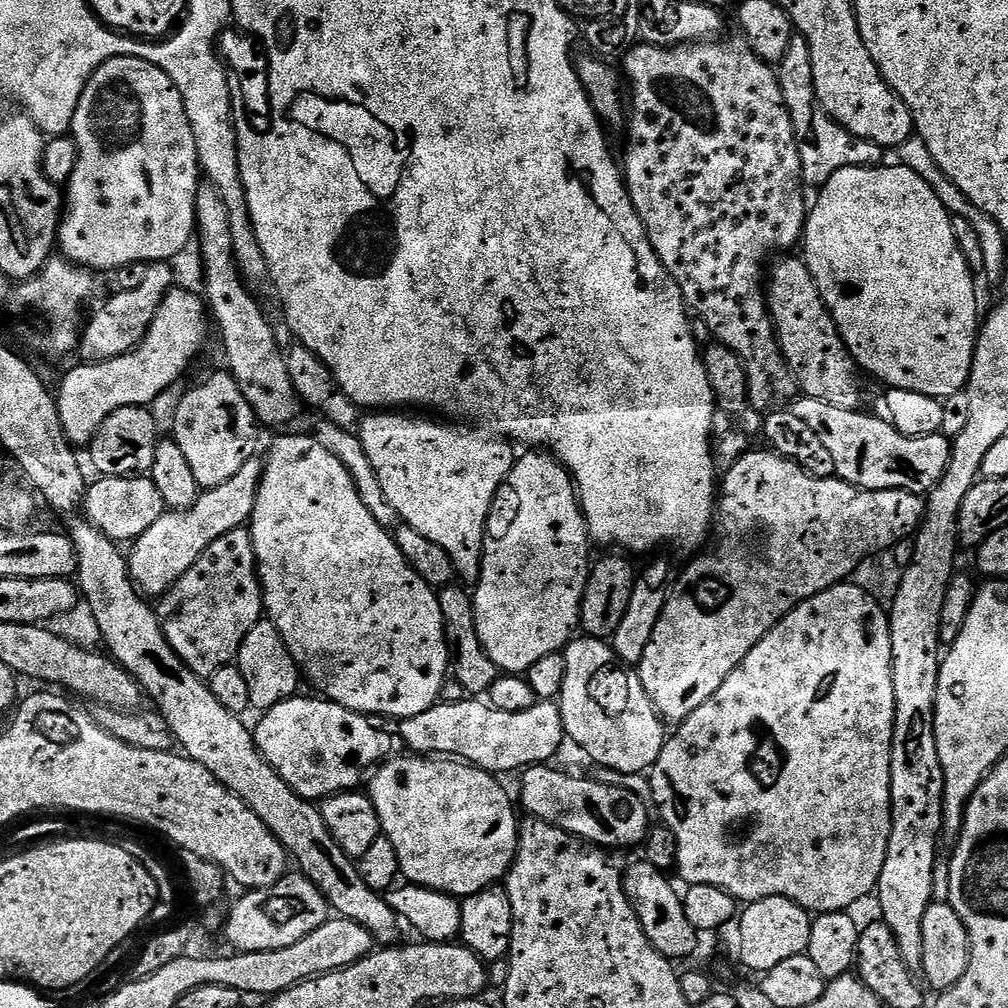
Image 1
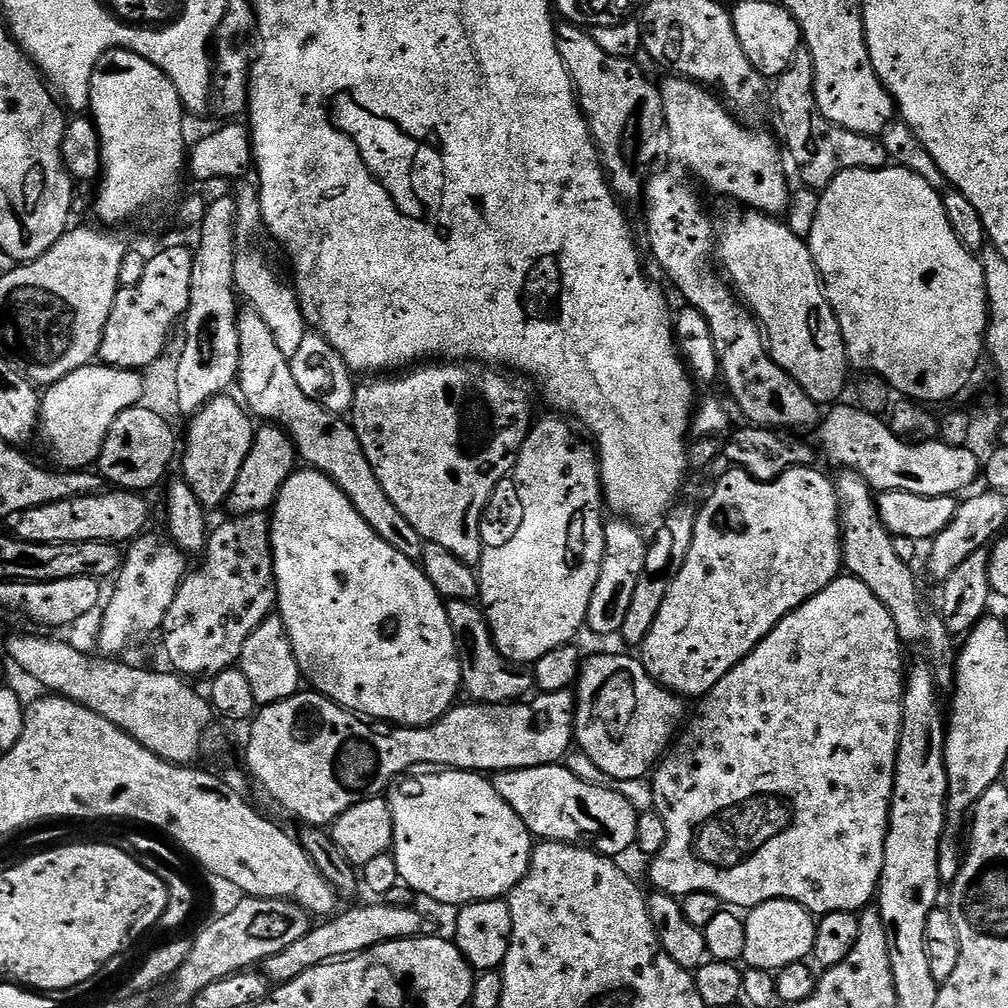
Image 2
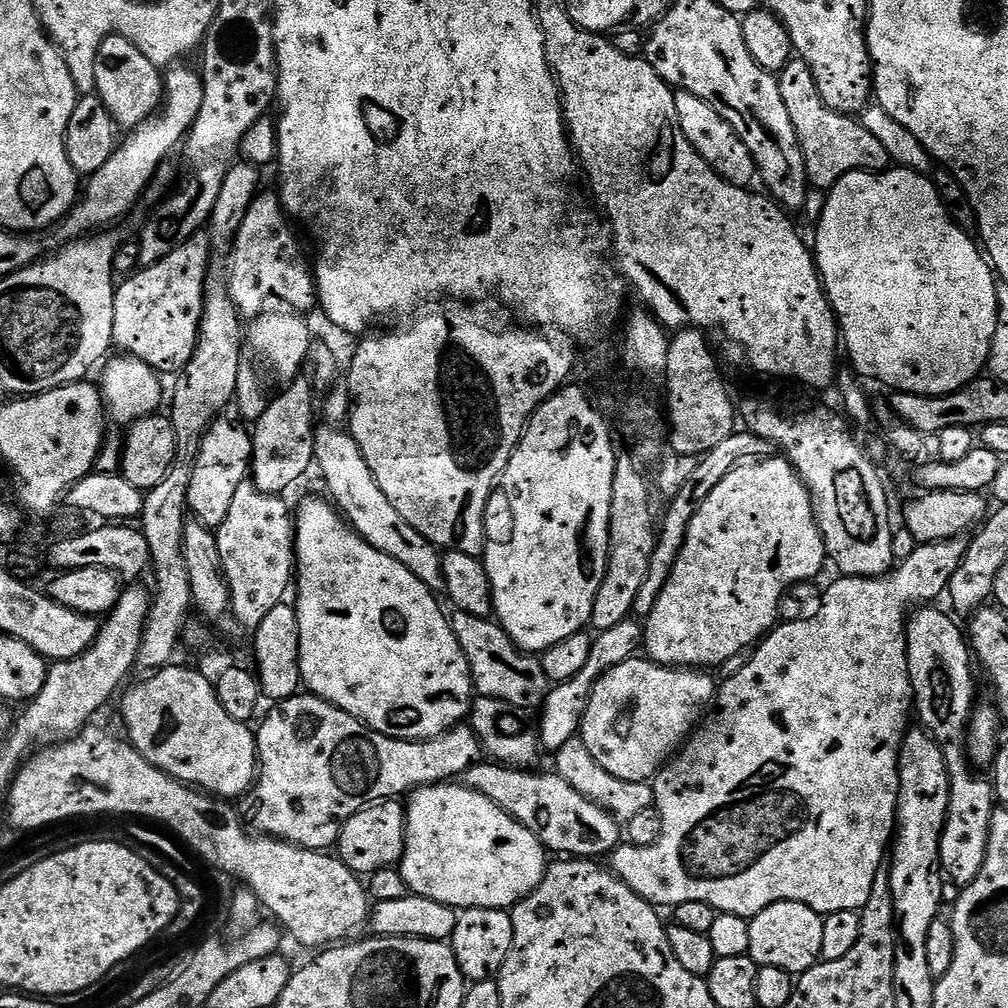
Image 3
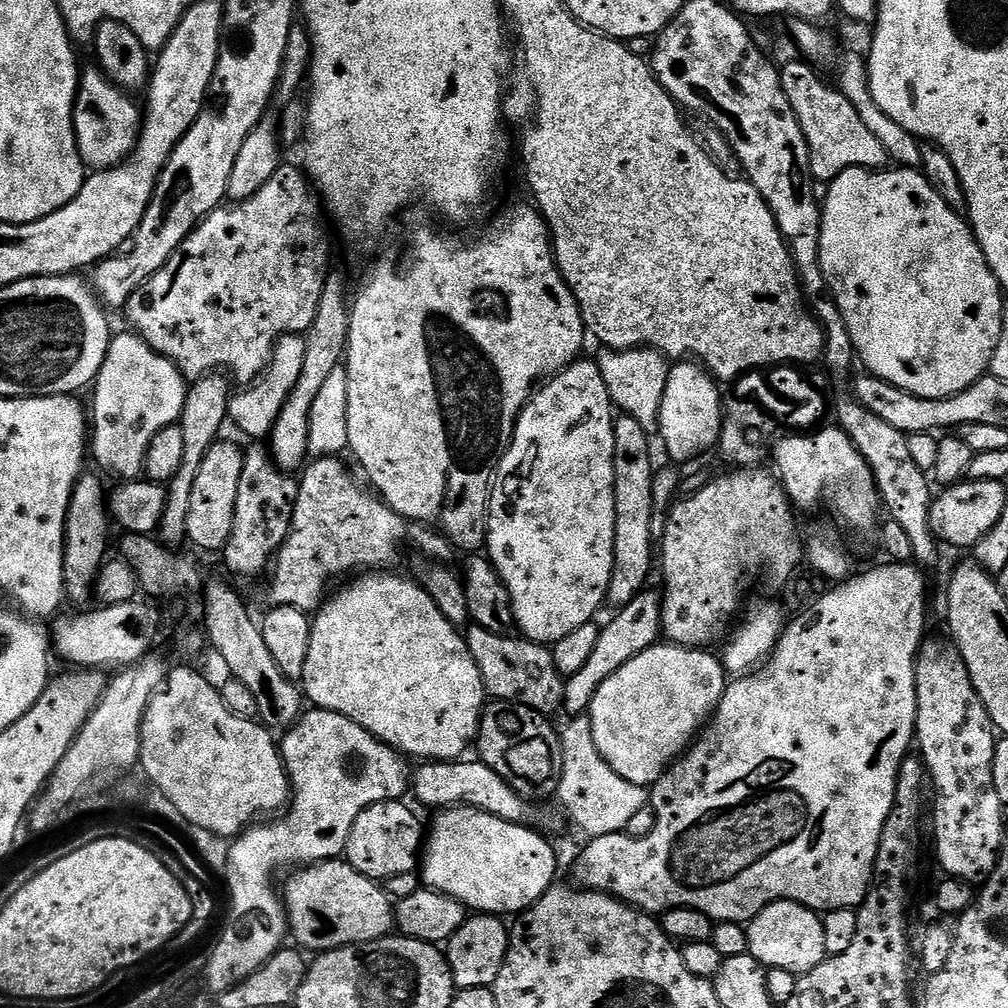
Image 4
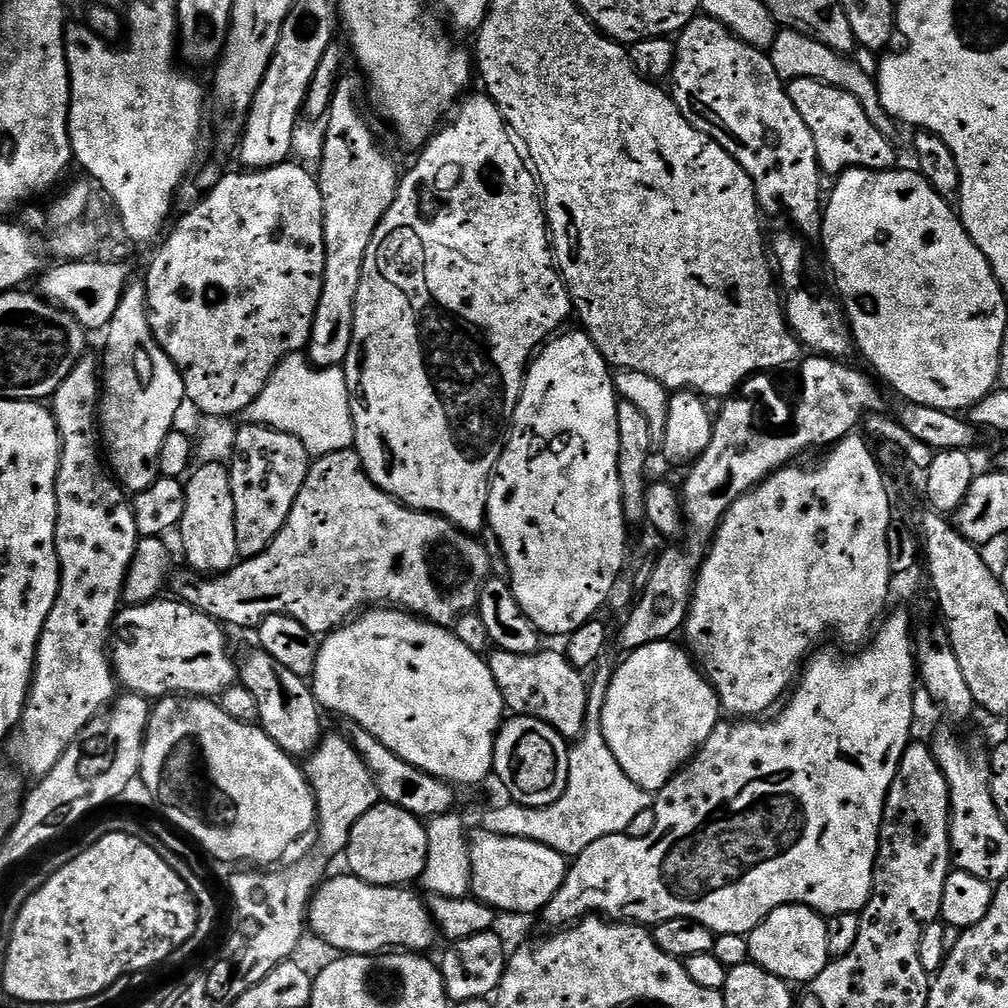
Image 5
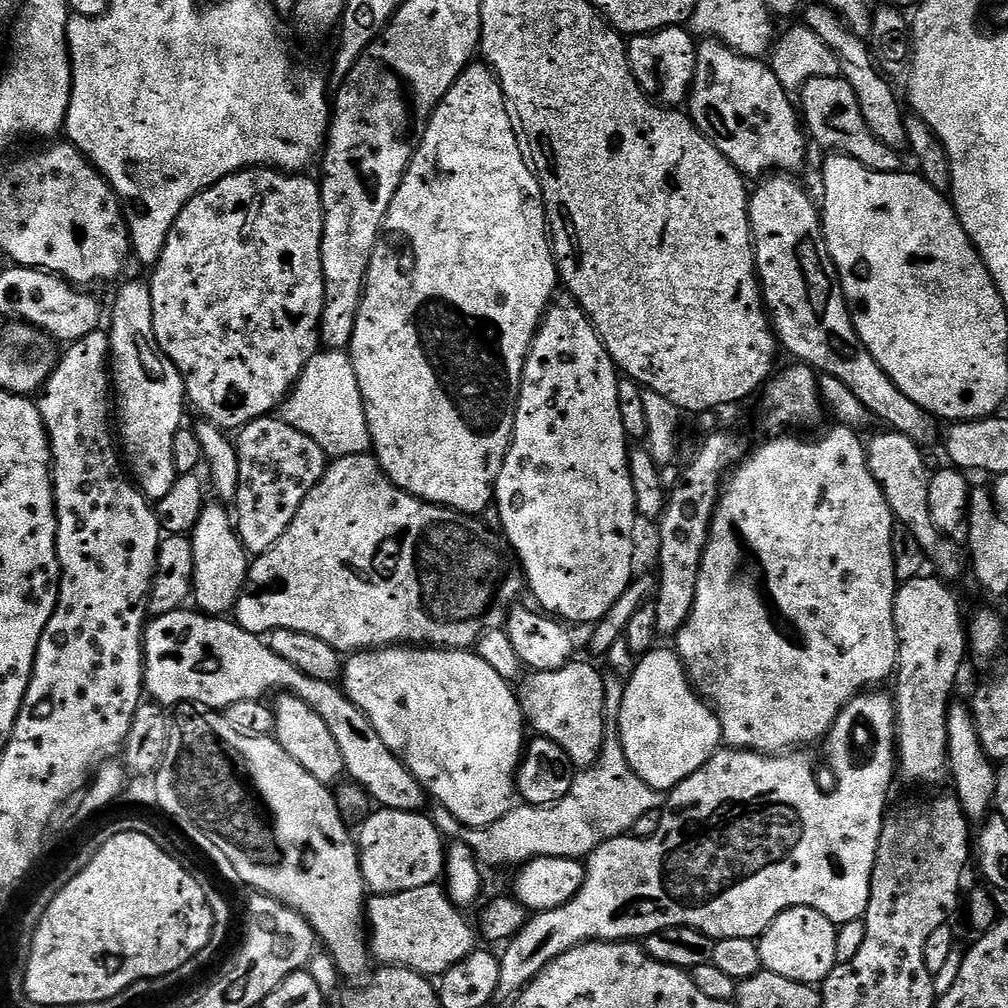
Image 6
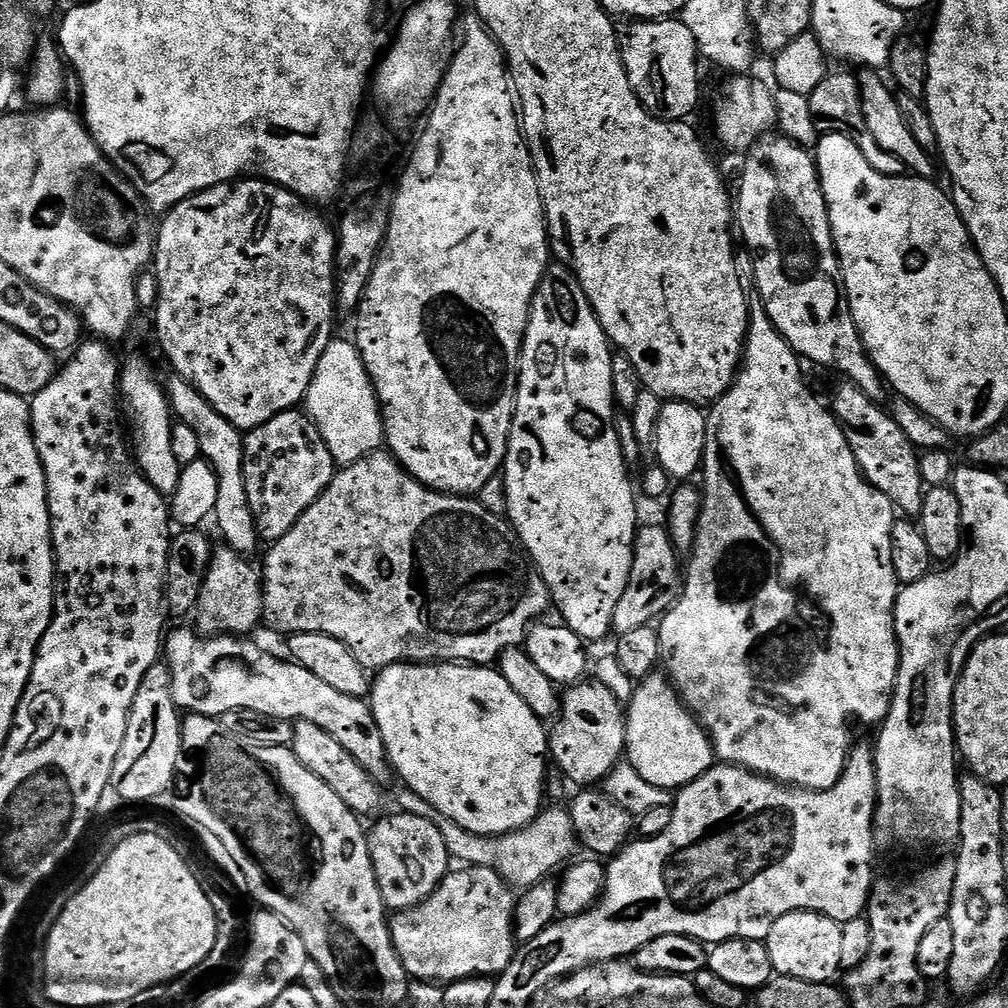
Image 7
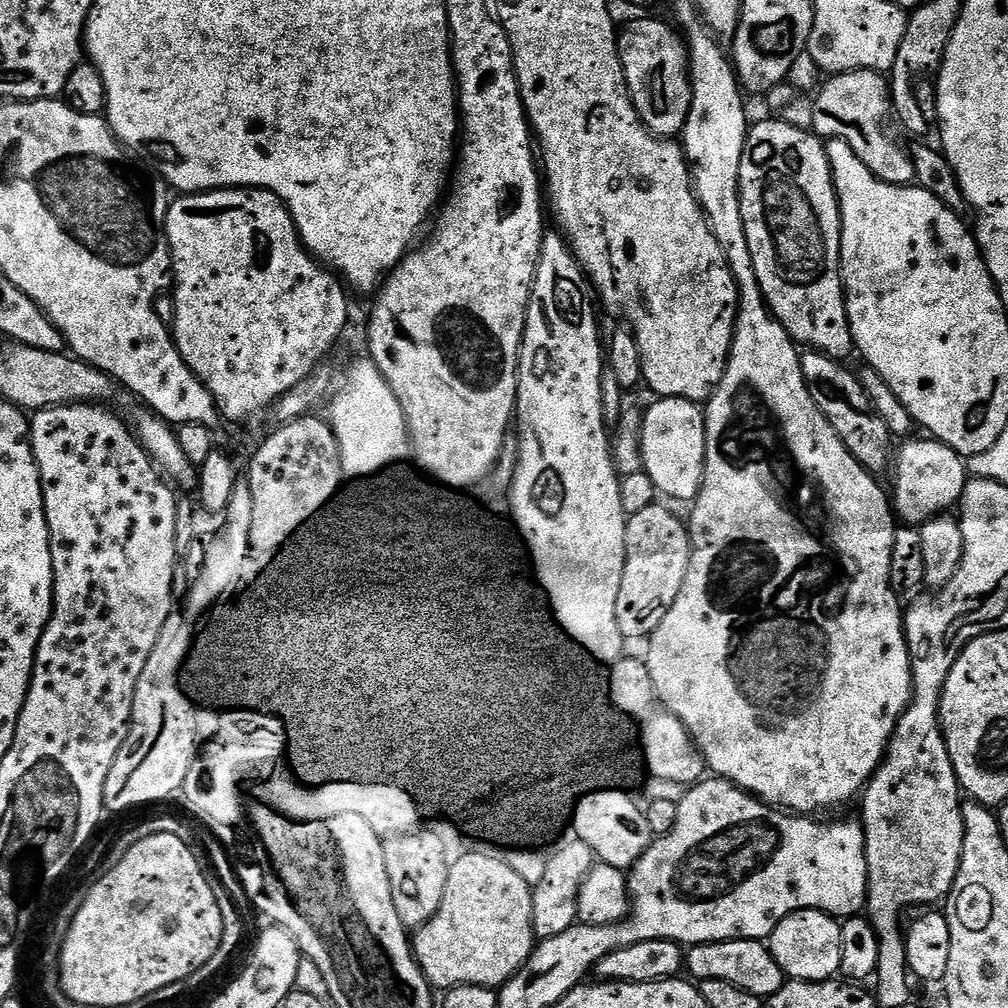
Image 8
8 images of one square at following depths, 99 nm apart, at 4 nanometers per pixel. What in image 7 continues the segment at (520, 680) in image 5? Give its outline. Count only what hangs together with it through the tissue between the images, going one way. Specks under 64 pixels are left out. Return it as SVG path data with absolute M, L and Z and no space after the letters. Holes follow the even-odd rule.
M595 678L571 685L563 693L555 724L556 729L553 727L550 732L550 760L555 767L556 764L560 767L559 775L569 785L599 785L625 759L628 746L625 705Z

